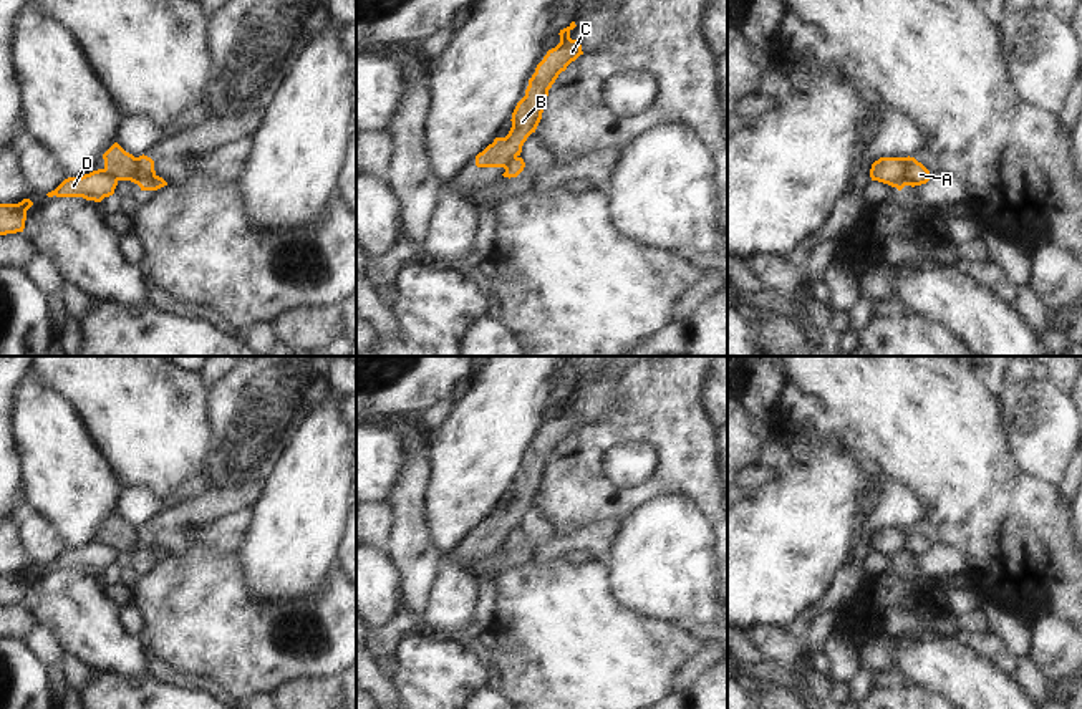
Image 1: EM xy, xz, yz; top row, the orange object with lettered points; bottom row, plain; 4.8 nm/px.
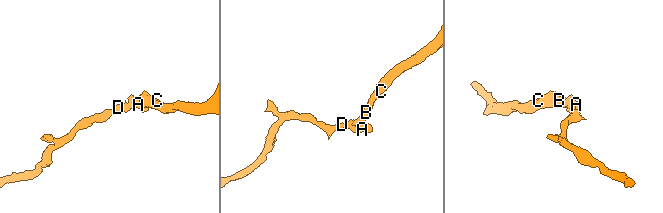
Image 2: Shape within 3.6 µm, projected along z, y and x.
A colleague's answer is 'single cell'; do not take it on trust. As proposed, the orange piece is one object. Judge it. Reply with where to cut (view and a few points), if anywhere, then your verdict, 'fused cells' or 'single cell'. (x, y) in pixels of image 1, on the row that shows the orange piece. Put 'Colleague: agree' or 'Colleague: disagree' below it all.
xy (136, 158), (136, 181), (140, 184) | fused cells
Colleague: disagree

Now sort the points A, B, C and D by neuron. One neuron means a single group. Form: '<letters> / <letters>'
A D / B C

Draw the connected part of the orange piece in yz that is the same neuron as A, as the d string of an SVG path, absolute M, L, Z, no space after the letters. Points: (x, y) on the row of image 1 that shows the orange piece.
M905 157L905 182L906 186L921 186L930 181L931 174L930 171L918 162L915 157Z

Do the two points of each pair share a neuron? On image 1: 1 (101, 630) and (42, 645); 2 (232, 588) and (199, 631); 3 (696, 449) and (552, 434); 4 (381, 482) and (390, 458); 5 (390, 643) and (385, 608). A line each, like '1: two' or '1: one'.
1: two
2: one
3: two
4: one
5: two

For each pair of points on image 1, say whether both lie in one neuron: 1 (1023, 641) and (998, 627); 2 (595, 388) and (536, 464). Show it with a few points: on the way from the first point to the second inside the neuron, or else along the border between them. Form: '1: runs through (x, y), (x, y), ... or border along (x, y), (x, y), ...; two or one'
1: runs through (1016, 635), (1004, 627); one
2: border along (572, 391), (575, 398), (570, 408), (584, 424); two

